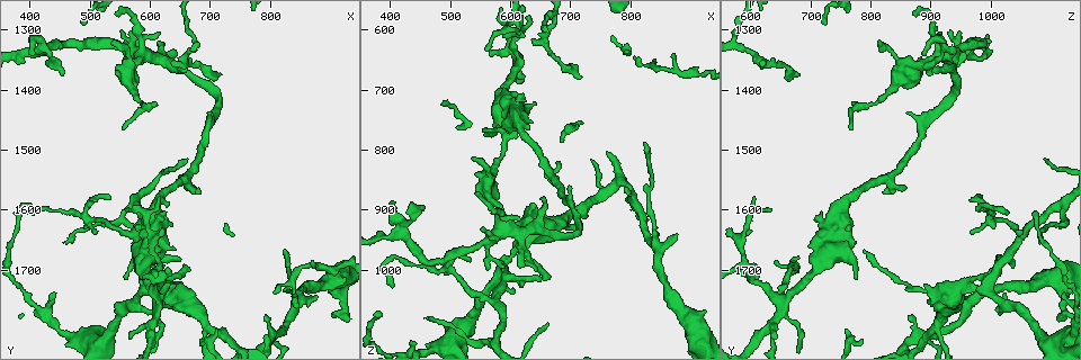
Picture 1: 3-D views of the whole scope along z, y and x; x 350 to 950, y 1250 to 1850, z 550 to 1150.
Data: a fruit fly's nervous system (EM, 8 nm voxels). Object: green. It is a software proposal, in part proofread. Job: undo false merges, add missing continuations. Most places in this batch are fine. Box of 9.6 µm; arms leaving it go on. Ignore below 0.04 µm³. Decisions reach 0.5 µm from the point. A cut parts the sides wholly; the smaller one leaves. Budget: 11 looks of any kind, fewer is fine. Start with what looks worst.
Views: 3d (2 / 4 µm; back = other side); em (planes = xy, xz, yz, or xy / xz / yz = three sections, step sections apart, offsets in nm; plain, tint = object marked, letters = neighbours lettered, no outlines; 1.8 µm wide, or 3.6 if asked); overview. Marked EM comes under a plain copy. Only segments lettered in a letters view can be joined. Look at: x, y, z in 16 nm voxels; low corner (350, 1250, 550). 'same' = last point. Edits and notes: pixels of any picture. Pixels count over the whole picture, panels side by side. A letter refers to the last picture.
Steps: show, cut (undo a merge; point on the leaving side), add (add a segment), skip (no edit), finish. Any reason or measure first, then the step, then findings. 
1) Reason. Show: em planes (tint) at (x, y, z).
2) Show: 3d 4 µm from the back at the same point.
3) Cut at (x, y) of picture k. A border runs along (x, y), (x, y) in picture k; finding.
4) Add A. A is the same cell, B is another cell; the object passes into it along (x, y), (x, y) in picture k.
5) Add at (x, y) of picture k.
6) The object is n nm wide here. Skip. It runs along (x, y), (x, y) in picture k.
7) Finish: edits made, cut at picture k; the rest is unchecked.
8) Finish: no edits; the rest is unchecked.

Three arms meet. Show: em xz step 4 (tint) at (585, 1740, 995).

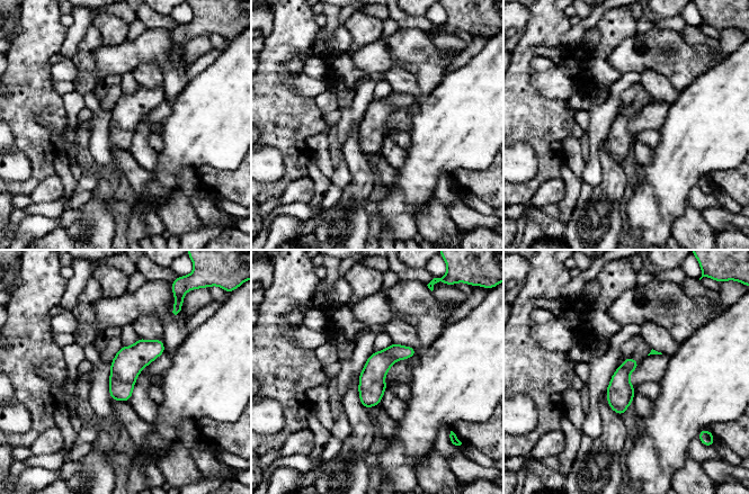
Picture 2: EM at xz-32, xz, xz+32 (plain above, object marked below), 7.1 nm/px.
Show: em planes (letters) at the same point.

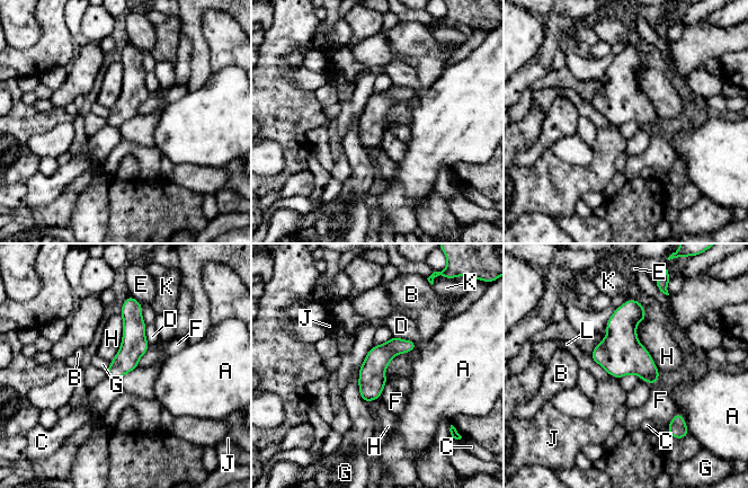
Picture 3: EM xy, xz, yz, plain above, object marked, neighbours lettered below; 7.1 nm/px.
The object is 180 nm wide here. Skip. A, B, C, D, E, F, G, H, J, K and L are other cells; it runs along (131, 302), (131, 351), (117, 376) in picture 3; one cell here.

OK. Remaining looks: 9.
Three-way junction. Show: em xy step 16 (letters) at (575, 1645, 1050).

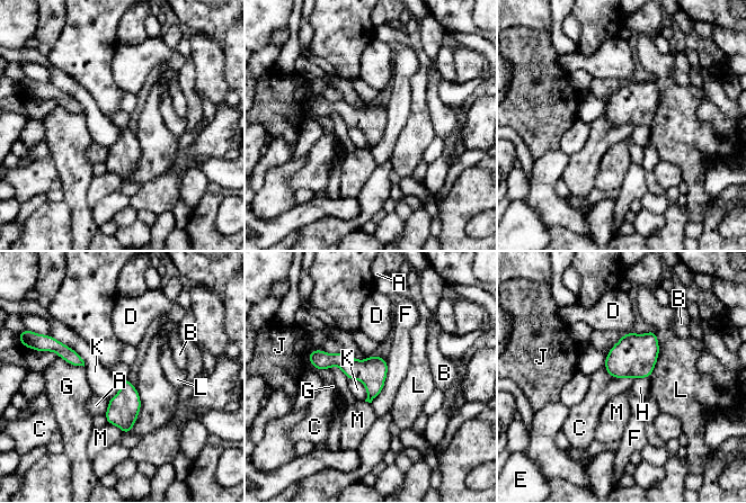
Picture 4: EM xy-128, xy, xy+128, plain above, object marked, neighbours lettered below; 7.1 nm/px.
Skip. A, B, C, D, E, F, G, H, J, K, L and M are other cells; a border runs along (53, 338), (72, 348), (85, 366) in picture 4; one cell here.

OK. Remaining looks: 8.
Thin neck. Show: em planes (letters) at (610, 1750, 655).

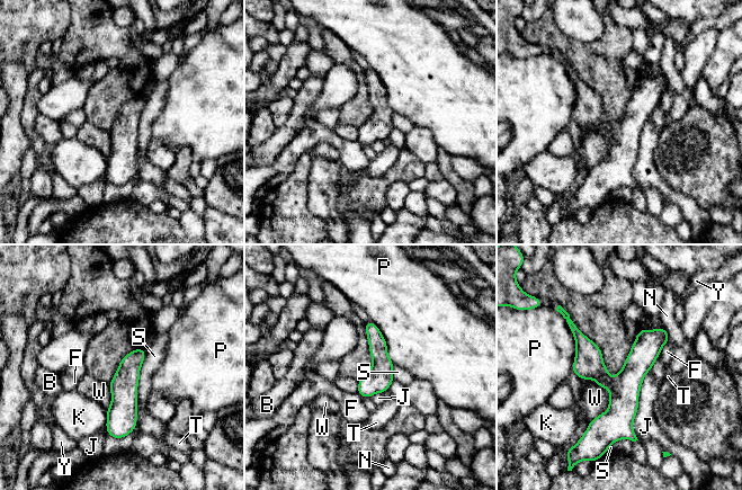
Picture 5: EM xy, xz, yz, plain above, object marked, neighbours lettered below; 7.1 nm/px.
The longest contact is with J, 500 nm. Skip. B, F, J, K, N, P, S, T, W and Y are other cells; all the same cell.

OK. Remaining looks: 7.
Free end. Show: 3d 4 µm at (675, 1560, 860).

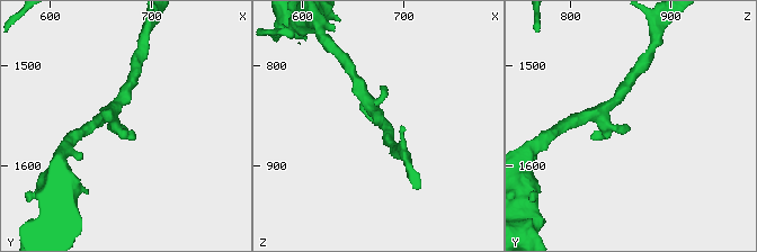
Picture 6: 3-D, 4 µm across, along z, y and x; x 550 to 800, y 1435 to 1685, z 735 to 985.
Need the tissue. Show: em yz step 8 (tint) at (674, 1562, 858).

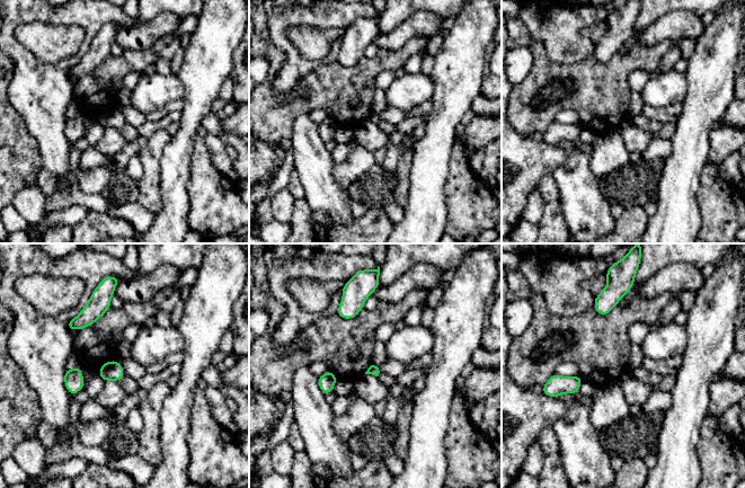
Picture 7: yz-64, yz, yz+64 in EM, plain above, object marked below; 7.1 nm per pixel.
Show: em xz step 8 (letters) at the same point.

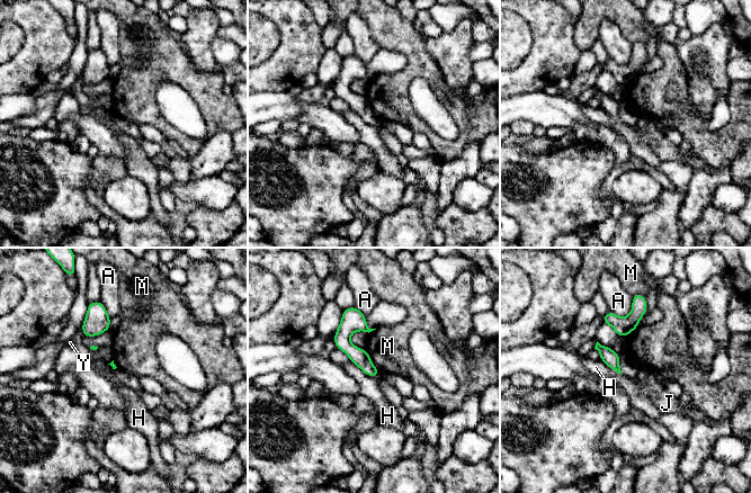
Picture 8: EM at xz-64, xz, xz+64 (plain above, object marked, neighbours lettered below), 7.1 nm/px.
Skip. A, H, J, M and Y are other cells; it runs along (350, 311), (346, 344), (375, 374) in picture 8; no lettered segment goes on from it.

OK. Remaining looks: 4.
Finish: no edits; the rest is unchecked.

